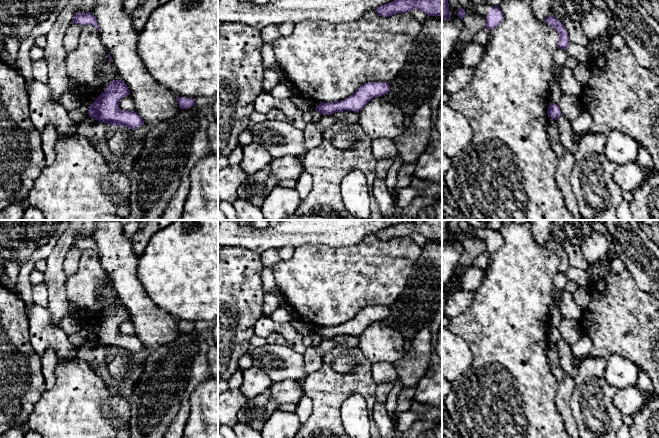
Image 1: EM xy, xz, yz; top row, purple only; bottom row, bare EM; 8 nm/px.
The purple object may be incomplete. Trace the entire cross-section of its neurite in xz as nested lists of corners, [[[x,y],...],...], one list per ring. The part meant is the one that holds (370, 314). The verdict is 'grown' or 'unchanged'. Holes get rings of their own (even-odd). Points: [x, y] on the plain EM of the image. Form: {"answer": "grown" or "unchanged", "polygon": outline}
{"answer": "unchanged", "polygon": [[[368,306],[363,308],[348,322],[320,328],[315,334],[323,339],[343,336],[345,334],[359,336],[371,323],[381,321],[389,315],[389,306]]]}

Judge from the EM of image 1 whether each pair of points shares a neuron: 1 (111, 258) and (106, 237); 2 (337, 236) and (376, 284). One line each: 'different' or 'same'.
1: same
2: different

